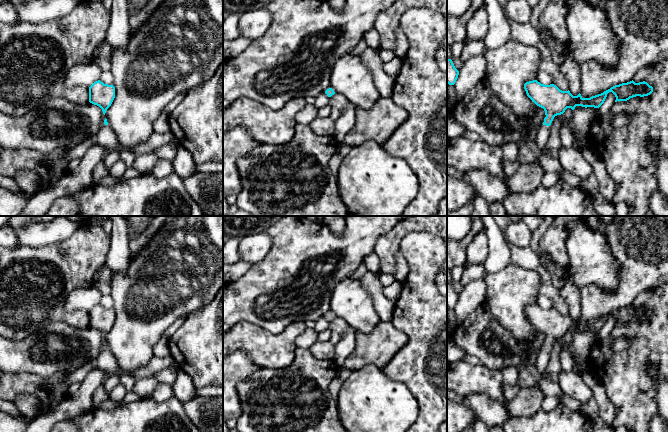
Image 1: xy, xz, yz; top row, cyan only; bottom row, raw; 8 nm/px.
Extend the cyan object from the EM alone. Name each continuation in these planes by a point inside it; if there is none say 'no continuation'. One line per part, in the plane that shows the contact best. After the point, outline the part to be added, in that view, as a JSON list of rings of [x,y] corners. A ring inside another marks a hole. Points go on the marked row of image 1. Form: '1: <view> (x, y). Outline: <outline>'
1: yz (543, 134). Outline: [[[542,125],[542,127],[538,130],[535,144],[539,152],[543,151],[546,147],[550,134],[551,130],[549,126]]]

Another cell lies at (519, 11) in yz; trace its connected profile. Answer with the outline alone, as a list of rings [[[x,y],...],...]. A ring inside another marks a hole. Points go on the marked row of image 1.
[[[509,0],[503,7],[504,15],[519,24],[528,24],[532,15],[532,8],[525,0]]]

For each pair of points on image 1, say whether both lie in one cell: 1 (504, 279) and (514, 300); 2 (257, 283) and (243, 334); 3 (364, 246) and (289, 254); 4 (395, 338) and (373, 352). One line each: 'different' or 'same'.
1: same
2: different
3: same
4: same

